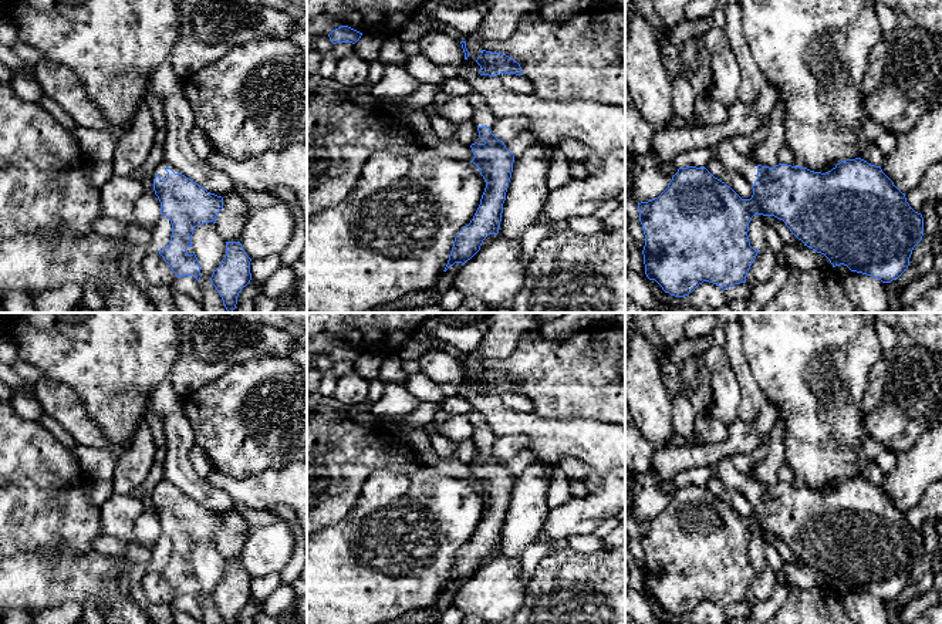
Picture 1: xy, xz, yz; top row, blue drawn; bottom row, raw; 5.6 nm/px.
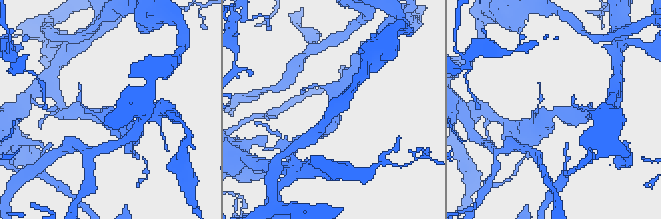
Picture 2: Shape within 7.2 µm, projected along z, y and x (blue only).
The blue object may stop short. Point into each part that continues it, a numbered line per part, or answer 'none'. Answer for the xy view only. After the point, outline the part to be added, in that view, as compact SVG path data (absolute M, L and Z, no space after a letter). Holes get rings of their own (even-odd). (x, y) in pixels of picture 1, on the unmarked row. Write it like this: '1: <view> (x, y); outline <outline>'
1: xy (161, 488); outline M163 478L161 480L161 483L158 486L155 486L153 492L152 492L152 499L155 497L155 495L159 492L161 493L161 497L165 499L168 496L168 490L165 489L165 486L170 486L175 492L180 492L178 489L176 485L173 485L172 482L169 482L166 478Z

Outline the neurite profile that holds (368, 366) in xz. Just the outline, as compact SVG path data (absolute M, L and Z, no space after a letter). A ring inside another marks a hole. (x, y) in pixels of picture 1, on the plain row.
M362 351L361 357L354 362L354 371L368 382L378 377L386 354L381 351Z

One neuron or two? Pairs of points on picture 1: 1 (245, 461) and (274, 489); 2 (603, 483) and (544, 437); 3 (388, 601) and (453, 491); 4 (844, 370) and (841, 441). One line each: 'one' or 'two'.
1: two
2: two
3: one
4: one

